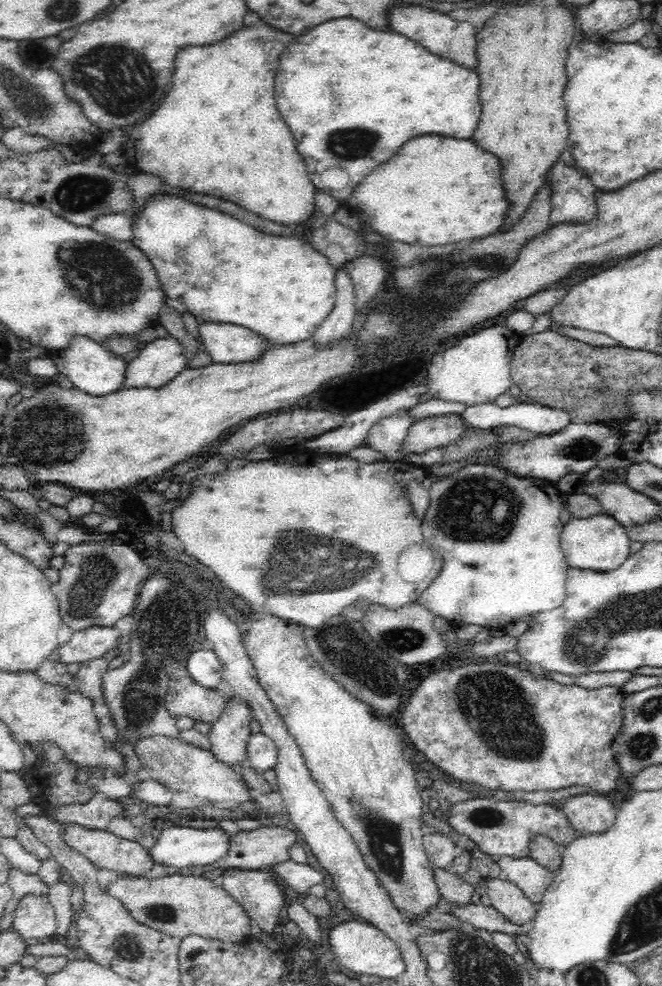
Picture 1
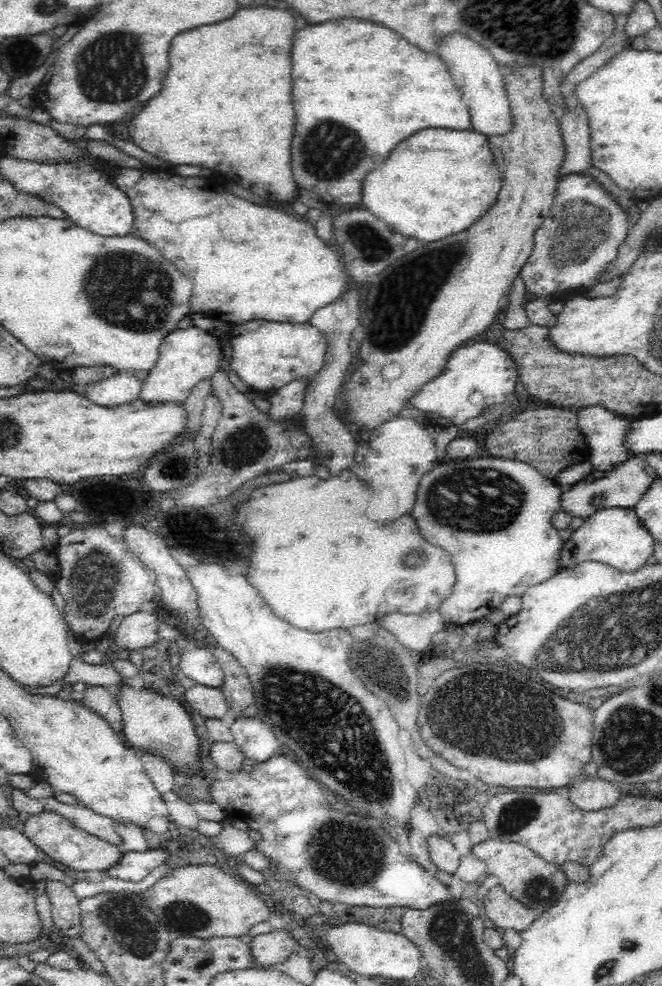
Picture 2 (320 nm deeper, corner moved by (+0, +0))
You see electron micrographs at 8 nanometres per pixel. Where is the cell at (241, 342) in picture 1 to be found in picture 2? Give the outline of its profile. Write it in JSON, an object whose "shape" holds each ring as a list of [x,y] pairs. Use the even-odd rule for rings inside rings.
{"shape":[[[253,320],[235,325],[230,332],[233,358],[230,368],[253,392],[262,393],[265,399],[294,379],[312,380],[324,366],[327,355],[327,338],[309,321],[292,324]]]}

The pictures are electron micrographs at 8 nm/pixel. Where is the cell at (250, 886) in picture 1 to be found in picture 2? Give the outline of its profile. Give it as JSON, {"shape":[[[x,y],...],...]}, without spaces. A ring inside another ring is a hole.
{"shape":[[[286,929],[261,933],[247,938],[247,941],[249,941],[249,953],[253,957],[253,966],[260,964],[262,968],[280,966],[298,951],[294,946],[292,934]]]}

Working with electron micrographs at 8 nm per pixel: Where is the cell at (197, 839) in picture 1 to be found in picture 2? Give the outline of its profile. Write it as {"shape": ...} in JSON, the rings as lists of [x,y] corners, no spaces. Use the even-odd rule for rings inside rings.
{"shape":[[[167,848],[149,849],[142,852],[121,853],[121,860],[113,869],[99,872],[101,879],[112,877],[126,882],[140,882],[146,875],[161,866],[168,858]]]}

